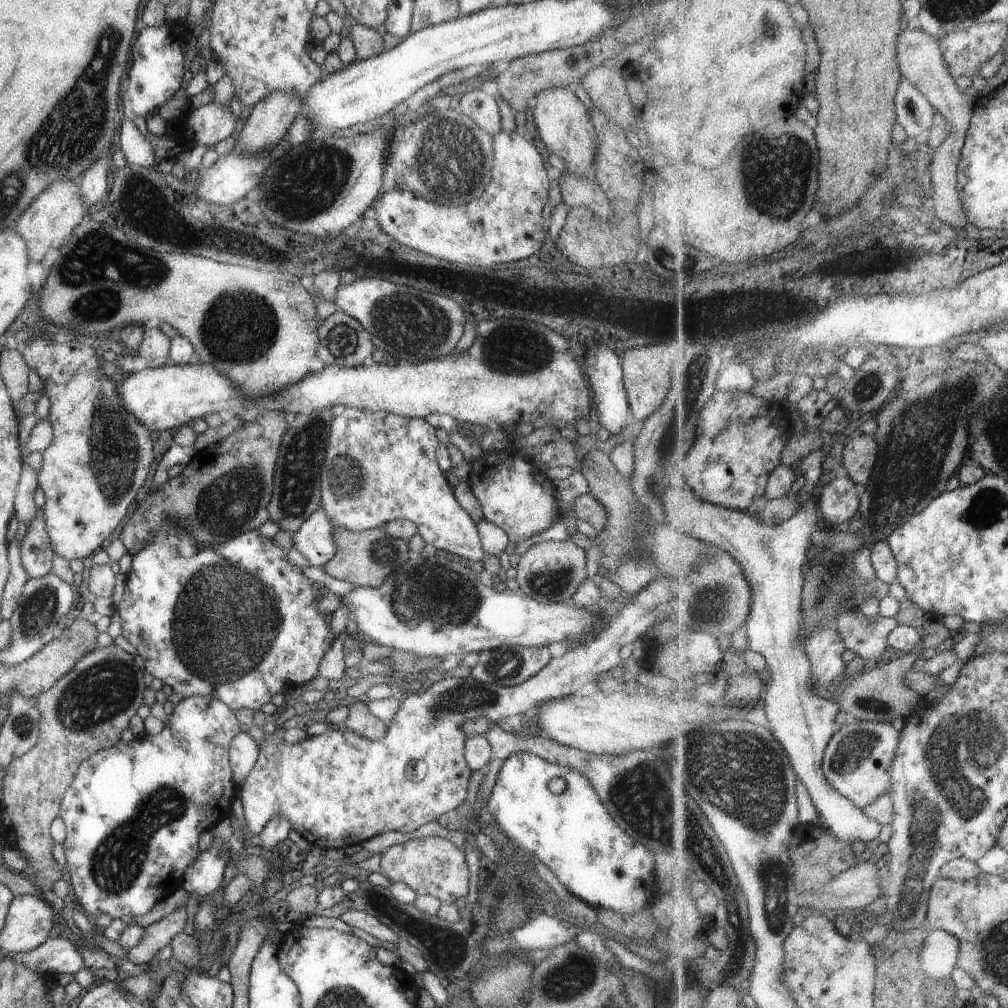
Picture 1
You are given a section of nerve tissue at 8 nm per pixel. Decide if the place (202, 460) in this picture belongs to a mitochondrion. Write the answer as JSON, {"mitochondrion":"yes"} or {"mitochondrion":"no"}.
{"mitochondrion":"yes"}

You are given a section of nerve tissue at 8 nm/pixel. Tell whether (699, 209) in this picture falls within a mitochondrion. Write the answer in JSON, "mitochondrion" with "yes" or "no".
{"mitochondrion":"no"}

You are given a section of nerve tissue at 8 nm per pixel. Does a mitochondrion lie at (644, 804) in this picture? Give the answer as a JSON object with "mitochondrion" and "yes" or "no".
{"mitochondrion":"yes"}

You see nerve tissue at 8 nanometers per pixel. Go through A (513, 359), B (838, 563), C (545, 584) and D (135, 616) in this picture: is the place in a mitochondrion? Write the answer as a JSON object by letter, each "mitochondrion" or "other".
{"A":"mitochondrion","B":"mitochondrion","C":"mitochondrion","D":"other"}

